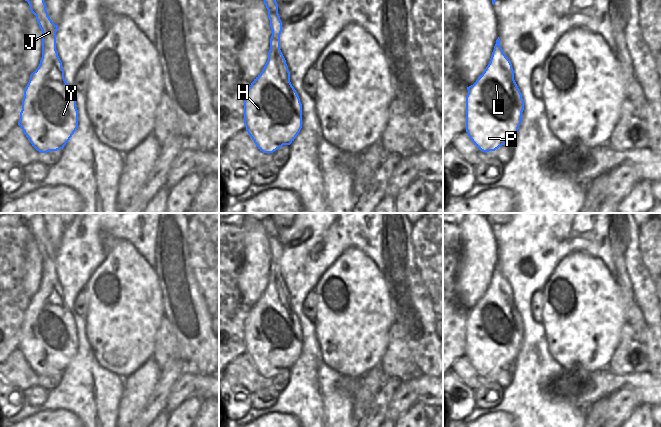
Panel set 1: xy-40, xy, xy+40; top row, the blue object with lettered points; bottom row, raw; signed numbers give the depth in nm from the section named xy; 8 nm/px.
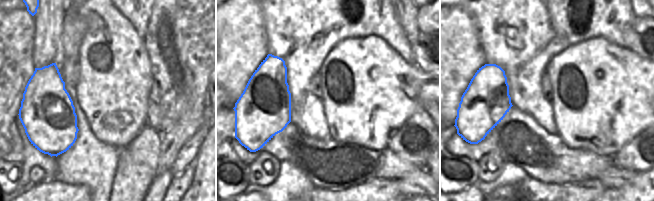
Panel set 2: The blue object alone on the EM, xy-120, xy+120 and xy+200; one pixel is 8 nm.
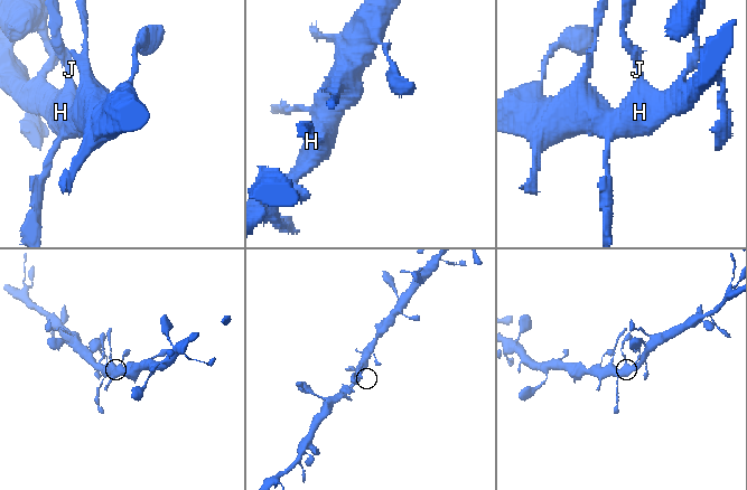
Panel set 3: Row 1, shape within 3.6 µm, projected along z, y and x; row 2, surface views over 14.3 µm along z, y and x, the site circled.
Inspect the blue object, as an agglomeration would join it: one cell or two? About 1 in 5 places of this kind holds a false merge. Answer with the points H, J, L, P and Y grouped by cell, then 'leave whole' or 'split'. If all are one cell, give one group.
H J L P Y; leave whole

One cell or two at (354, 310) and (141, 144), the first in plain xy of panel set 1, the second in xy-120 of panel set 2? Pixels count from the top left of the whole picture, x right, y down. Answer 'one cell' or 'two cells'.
two cells

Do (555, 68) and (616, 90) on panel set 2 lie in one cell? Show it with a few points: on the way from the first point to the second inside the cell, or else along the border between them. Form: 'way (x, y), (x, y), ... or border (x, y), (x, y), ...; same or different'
way (570, 63), (575, 63), (601, 89); same

